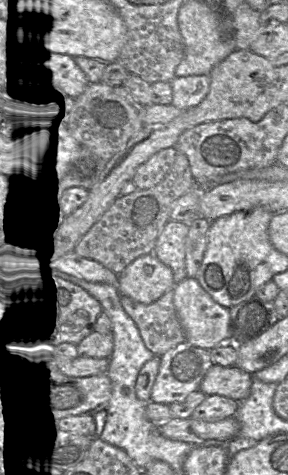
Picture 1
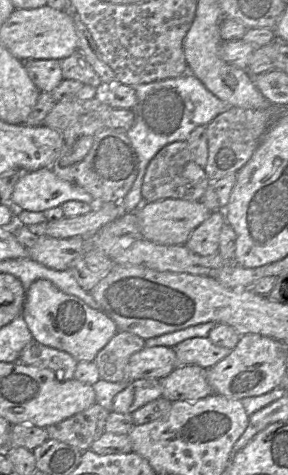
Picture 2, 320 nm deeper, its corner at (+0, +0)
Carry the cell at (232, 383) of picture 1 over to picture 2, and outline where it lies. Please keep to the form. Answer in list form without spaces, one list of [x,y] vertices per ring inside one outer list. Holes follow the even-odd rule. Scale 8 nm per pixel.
[[[182,365],[160,379],[162,397],[171,402],[197,401],[213,393],[206,370],[197,365]]]

